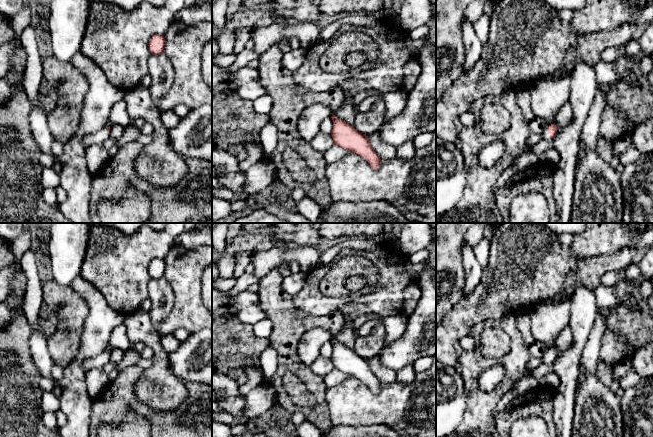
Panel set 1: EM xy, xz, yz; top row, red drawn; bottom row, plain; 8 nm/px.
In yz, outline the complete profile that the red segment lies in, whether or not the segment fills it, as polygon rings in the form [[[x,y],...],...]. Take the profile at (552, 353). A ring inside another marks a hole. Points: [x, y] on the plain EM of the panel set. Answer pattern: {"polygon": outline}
{"polygon": [[[553,347],[547,350],[543,355],[542,357],[543,364],[549,364],[553,362],[554,360],[556,360],[556,357],[557,357],[557,350],[555,349],[555,347]]]}

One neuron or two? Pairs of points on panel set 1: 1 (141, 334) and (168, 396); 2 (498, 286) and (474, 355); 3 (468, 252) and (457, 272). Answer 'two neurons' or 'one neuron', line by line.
1: one neuron
2: two neurons
3: two neurons

